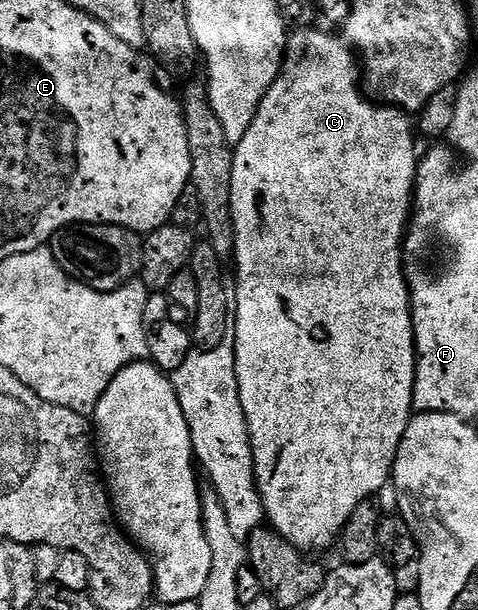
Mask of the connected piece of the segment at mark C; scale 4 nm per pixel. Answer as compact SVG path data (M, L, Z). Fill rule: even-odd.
M305 28L288 37L281 73L267 90L263 102L259 102L251 130L247 130L235 145L231 170L231 210L237 260L237 296L235 292L235 319L231 331L235 334L239 398L242 399L253 447L253 473L265 507L265 520L287 538L287 542L306 554L317 554L313 552L321 552L332 544L334 547L345 529L347 518L355 514L364 500L376 497L377 491L390 483L401 439L415 412L413 383L417 377L417 349L413 343L413 309L409 306L409 287L405 281L403 241L417 182L417 140L409 121L412 119L402 109L374 102L363 95L359 87L358 57L354 49L340 35L337 36Z

